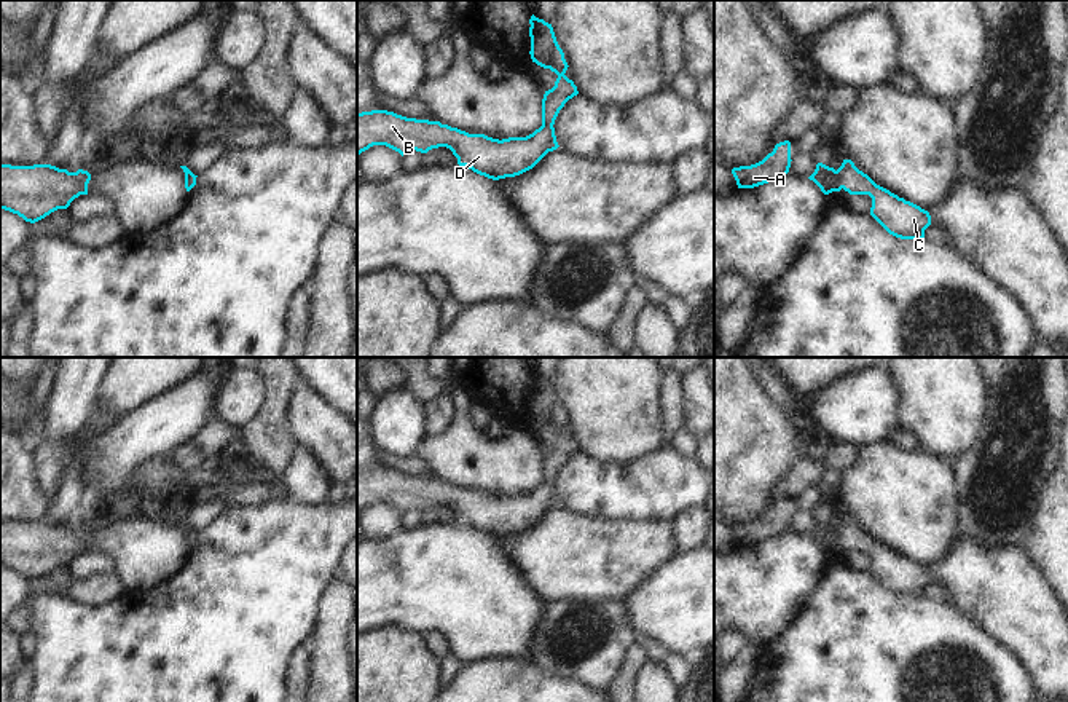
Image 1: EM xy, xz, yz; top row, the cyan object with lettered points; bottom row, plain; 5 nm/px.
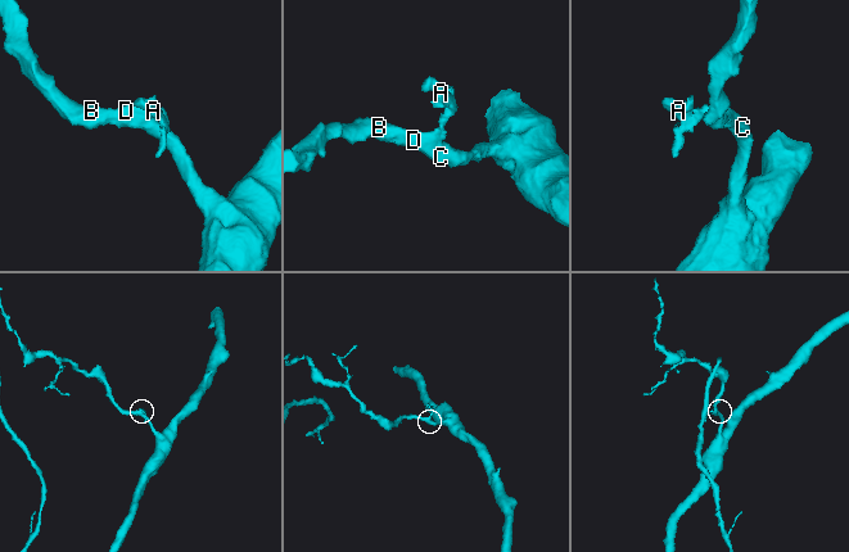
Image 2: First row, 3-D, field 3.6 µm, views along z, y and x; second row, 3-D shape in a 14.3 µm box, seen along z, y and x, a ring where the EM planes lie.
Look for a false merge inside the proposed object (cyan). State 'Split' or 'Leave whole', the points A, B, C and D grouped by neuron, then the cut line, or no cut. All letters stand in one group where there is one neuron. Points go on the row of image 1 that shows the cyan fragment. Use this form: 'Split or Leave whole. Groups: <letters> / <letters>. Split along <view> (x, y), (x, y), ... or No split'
Leave whole. Groups: A B C D. No split.

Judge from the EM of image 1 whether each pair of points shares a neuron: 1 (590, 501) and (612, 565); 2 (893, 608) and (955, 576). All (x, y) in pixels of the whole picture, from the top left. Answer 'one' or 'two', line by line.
1: two
2: two

